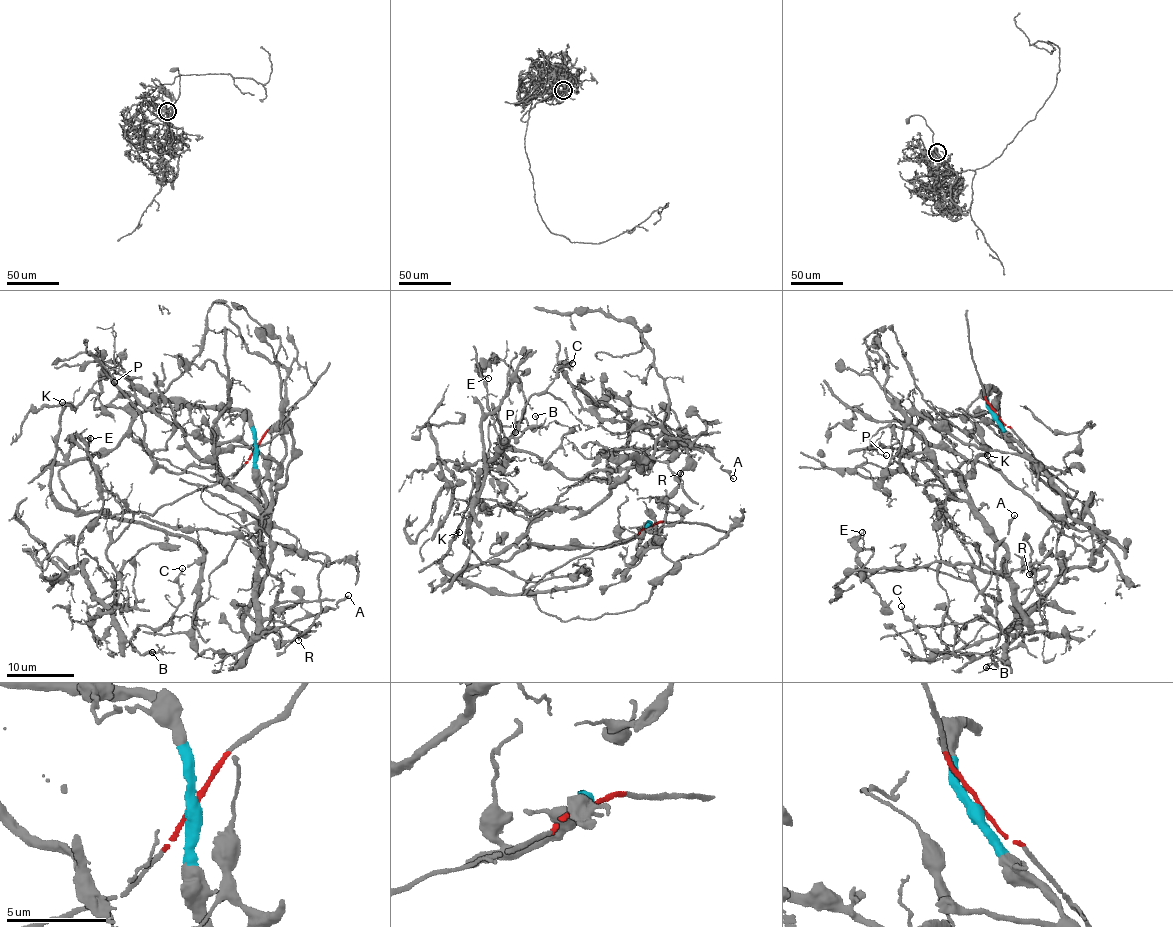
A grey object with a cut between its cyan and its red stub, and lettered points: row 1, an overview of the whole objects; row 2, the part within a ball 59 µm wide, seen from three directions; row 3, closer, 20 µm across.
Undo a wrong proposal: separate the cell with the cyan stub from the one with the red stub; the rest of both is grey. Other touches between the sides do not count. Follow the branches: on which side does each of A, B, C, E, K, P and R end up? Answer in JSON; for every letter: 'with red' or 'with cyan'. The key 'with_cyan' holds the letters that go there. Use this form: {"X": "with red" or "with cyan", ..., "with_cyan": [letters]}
{"A": "with cyan", "B": "with red", "C": "with red", "E": "with red", "K": "with cyan", "P": "with cyan", "R": "with cyan", "with_cyan": ["A", "K", "P", "R"]}

